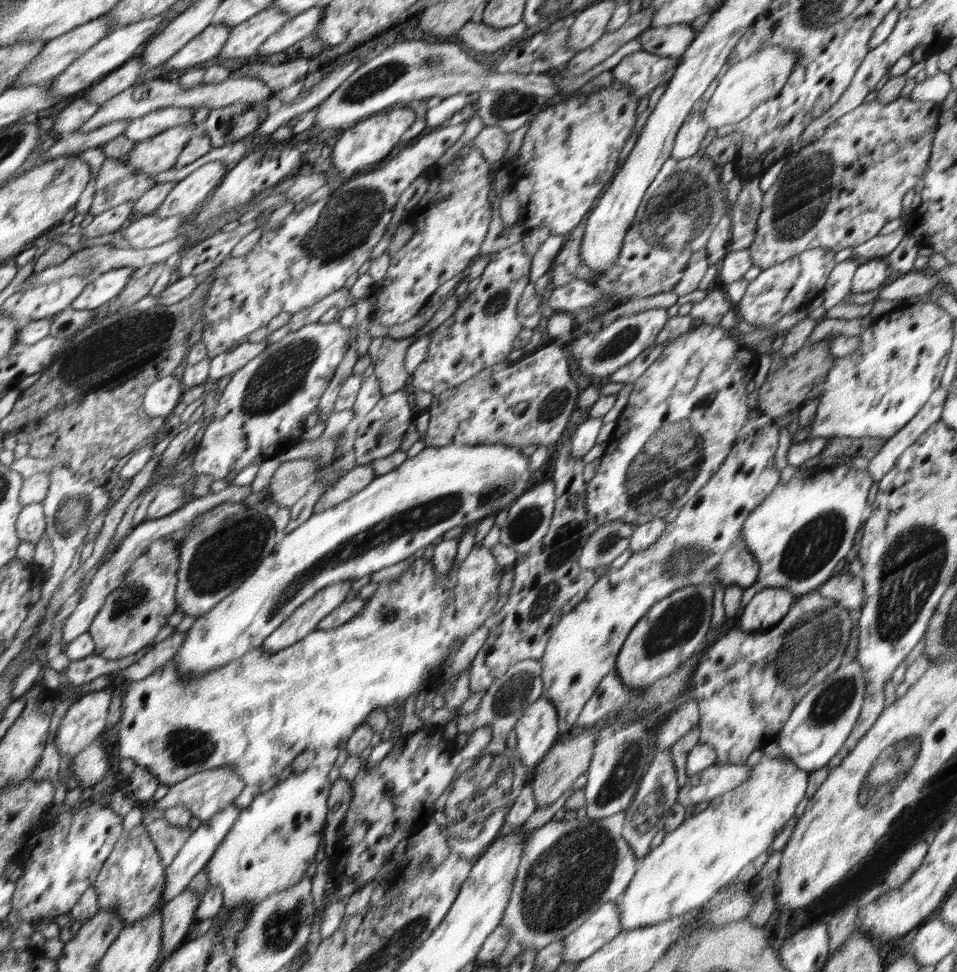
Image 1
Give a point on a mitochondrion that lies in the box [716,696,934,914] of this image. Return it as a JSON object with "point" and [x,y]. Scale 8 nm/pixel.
{"point":[888,773]}

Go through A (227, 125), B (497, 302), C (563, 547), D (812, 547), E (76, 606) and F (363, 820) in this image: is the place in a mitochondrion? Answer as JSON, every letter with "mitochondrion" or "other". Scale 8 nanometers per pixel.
{"A":"other","B":"mitochondrion","C":"mitochondrion","D":"mitochondrion","E":"other","F":"other"}

